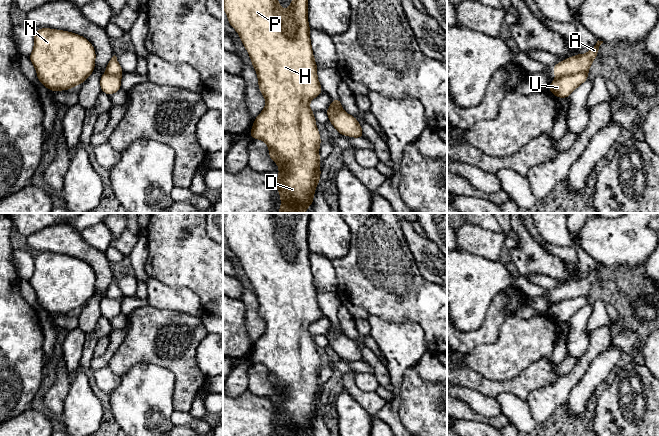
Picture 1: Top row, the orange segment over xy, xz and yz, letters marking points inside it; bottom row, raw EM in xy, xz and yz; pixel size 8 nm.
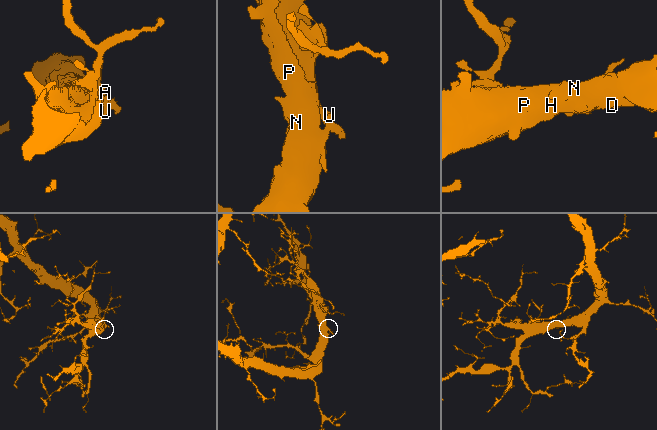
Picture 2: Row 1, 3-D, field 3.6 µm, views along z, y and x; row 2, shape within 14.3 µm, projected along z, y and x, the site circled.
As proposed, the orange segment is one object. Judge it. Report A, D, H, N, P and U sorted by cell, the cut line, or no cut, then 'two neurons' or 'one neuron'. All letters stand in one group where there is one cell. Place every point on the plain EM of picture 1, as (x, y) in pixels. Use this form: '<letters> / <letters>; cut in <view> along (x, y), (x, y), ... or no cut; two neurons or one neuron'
A / D H N P U; cut in yz along (587, 296), (576, 296), (557, 302); two neurons

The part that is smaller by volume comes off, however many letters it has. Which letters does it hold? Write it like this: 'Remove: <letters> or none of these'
Remove: A

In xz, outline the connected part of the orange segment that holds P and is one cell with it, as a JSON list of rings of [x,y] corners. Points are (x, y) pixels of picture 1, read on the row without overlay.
[[[223,213],[223,232],[228,246],[239,258],[250,280],[258,300],[259,314],[266,323],[265,332],[254,343],[250,362],[263,364],[269,371],[269,382],[279,390],[280,399],[276,401],[277,414],[281,421],[279,436],[305,436],[310,429],[313,429],[315,412],[320,406],[321,399],[319,388],[322,384],[319,382],[319,370],[322,366],[309,326],[319,320],[323,313],[318,305],[318,290],[314,284],[310,265],[309,218],[310,213],[300,213],[293,220],[289,233],[283,235],[274,213]]]

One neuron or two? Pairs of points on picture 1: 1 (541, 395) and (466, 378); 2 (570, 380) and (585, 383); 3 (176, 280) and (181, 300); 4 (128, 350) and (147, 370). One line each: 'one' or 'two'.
1: two
2: two
3: two
4: two

